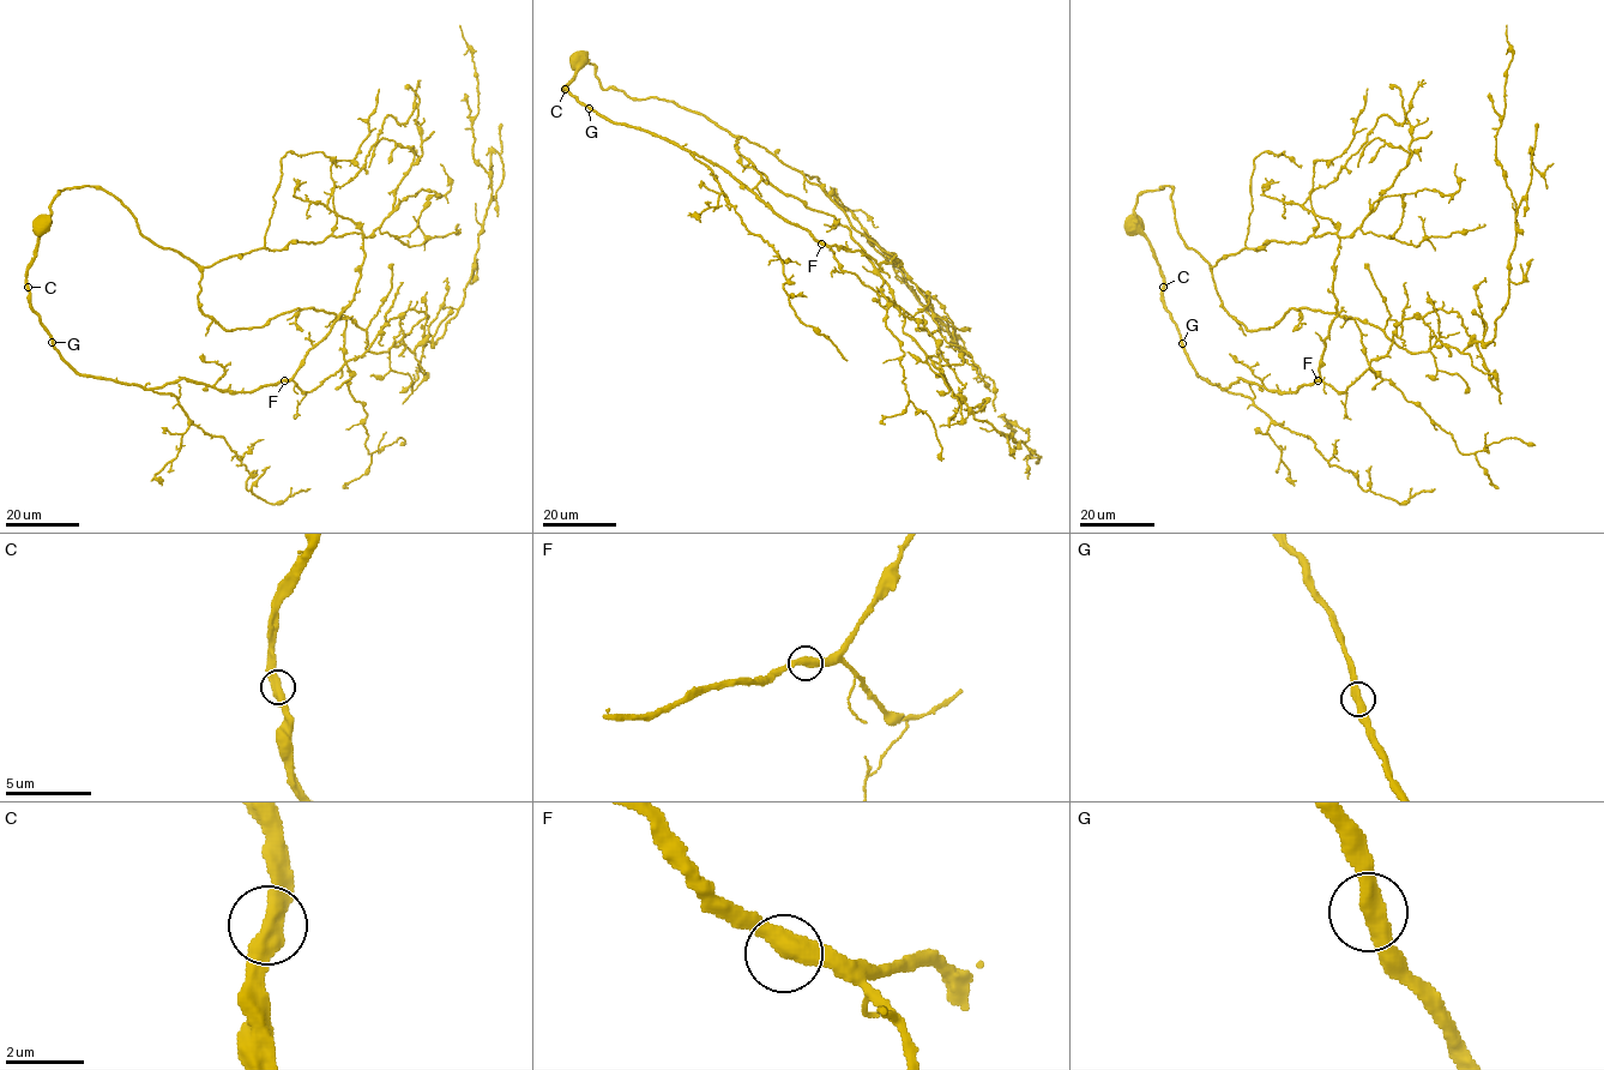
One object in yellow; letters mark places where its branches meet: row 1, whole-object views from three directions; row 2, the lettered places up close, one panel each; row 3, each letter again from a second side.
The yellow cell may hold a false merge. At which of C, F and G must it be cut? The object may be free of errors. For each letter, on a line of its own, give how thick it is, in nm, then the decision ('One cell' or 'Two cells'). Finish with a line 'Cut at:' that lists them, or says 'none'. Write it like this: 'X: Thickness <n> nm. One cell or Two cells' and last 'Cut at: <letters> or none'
C: Thickness 440 nm. One cell
F: Thickness 440 nm. One cell
G: Thickness 440 nm. One cell
Cut at: none

